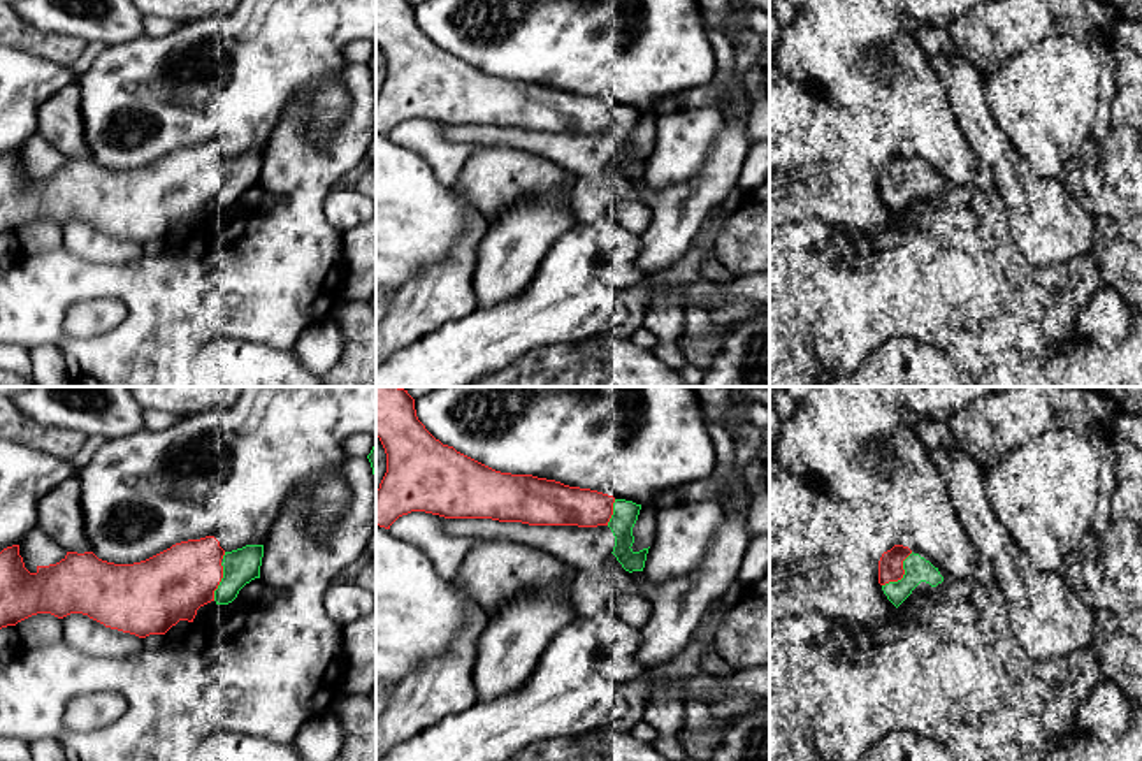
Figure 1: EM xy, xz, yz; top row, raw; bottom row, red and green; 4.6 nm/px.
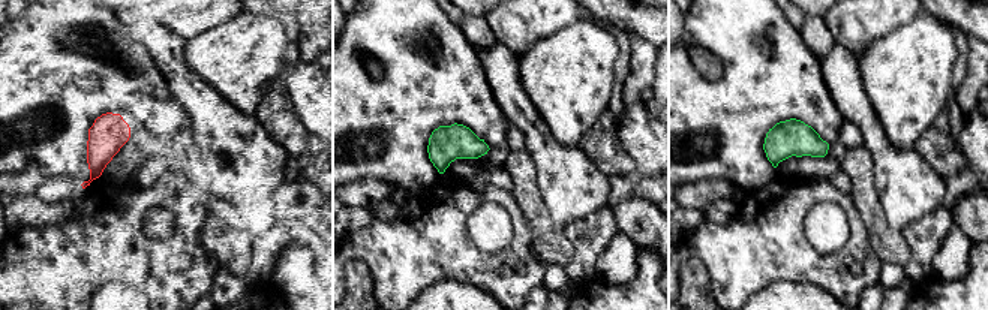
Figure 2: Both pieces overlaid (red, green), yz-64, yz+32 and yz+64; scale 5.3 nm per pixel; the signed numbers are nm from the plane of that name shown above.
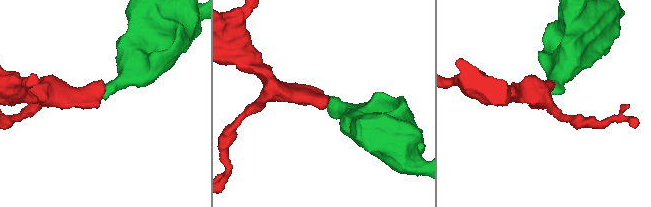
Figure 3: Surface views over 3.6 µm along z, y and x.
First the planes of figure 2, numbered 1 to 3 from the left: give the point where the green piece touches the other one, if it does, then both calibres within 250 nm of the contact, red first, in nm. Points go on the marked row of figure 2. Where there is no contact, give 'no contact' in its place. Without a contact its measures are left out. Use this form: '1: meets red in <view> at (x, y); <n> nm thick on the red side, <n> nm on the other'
1: no contact
2: no contact
3: no contact

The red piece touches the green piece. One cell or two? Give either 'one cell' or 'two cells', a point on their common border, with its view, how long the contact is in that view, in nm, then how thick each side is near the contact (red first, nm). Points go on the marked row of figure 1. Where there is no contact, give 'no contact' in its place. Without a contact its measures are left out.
one cell; meets red in yz at (903, 573); contact 220 nm long; 110 nm thick on the red side, 120 nm on the other

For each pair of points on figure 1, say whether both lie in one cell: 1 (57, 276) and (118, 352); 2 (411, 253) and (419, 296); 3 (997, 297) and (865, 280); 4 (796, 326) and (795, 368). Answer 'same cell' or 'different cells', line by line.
1: same cell
2: different cells
3: same cell
4: same cell

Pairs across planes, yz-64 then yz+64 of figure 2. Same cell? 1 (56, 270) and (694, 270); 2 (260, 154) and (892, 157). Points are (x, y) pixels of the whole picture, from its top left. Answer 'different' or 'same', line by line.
1: different
2: same

